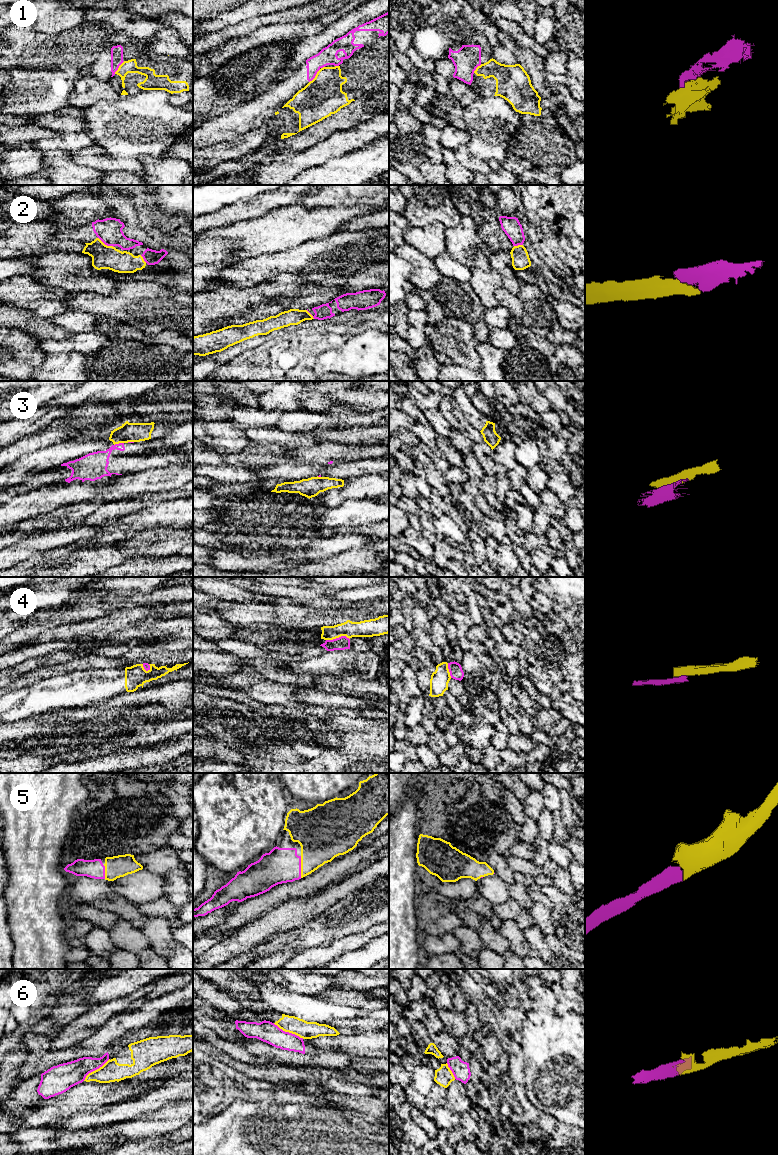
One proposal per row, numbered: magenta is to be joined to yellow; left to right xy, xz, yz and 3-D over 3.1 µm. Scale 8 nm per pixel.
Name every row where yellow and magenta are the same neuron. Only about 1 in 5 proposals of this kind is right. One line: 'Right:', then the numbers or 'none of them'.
Right: 2, 5

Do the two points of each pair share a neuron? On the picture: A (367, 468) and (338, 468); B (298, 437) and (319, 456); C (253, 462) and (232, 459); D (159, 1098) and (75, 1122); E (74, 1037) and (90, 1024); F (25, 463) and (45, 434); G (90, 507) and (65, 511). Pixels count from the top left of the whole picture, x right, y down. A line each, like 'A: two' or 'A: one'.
A: one
B: two
C: one
D: one
E: one
F: two
G: one

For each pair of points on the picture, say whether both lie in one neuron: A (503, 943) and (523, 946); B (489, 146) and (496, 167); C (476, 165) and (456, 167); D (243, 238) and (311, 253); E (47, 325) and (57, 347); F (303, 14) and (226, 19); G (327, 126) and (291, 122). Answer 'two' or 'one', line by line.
A: two
B: two
C: two
D: two
E: two
F: two
G: two

